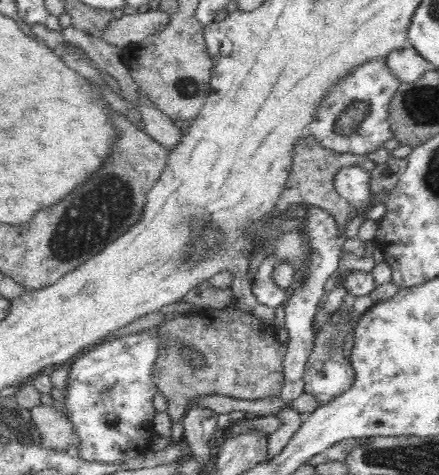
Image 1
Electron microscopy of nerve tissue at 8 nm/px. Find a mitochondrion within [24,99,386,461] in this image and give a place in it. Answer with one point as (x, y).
(107, 206)

